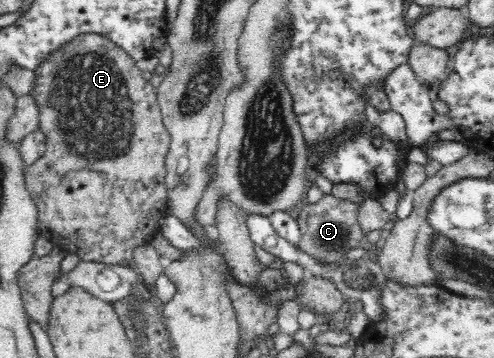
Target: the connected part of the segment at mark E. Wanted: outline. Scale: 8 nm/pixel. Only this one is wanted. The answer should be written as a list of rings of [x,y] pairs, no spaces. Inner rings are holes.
[[[93,32],[93,33],[80,33],[77,34],[74,38],[71,38],[69,41],[58,45],[55,50],[53,50],[44,60],[41,60],[38,63],[38,66],[35,67],[33,70],[33,75],[35,75],[35,79],[33,79],[33,89],[30,91],[30,97],[32,101],[35,102],[35,106],[37,106],[38,110],[38,130],[44,135],[44,144],[46,147],[45,153],[30,165],[24,171],[24,184],[26,190],[28,191],[30,200],[33,202],[33,205],[36,207],[36,225],[38,234],[42,235],[43,237],[47,238],[50,242],[52,242],[55,246],[61,247],[63,250],[66,250],[67,253],[73,254],[78,257],[80,260],[85,261],[96,261],[96,262],[105,262],[105,263],[114,263],[114,264],[121,264],[121,265],[129,265],[134,261],[134,249],[143,245],[145,243],[149,243],[152,237],[158,232],[159,224],[158,219],[167,214],[167,196],[166,196],[166,187],[165,187],[165,160],[164,157],[168,153],[168,145],[171,141],[170,136],[168,135],[168,131],[164,126],[162,118],[159,116],[158,104],[157,104],[157,97],[156,97],[156,88],[151,85],[149,80],[143,77],[142,71],[137,65],[135,65],[135,60],[131,57],[129,52],[123,50],[121,46],[117,45],[107,34],[101,32]],[[73,155],[83,155],[83,157],[87,157],[89,161],[94,161],[93,163],[89,163],[89,165],[85,165],[85,161],[83,159],[77,159],[77,157],[73,157]]]

